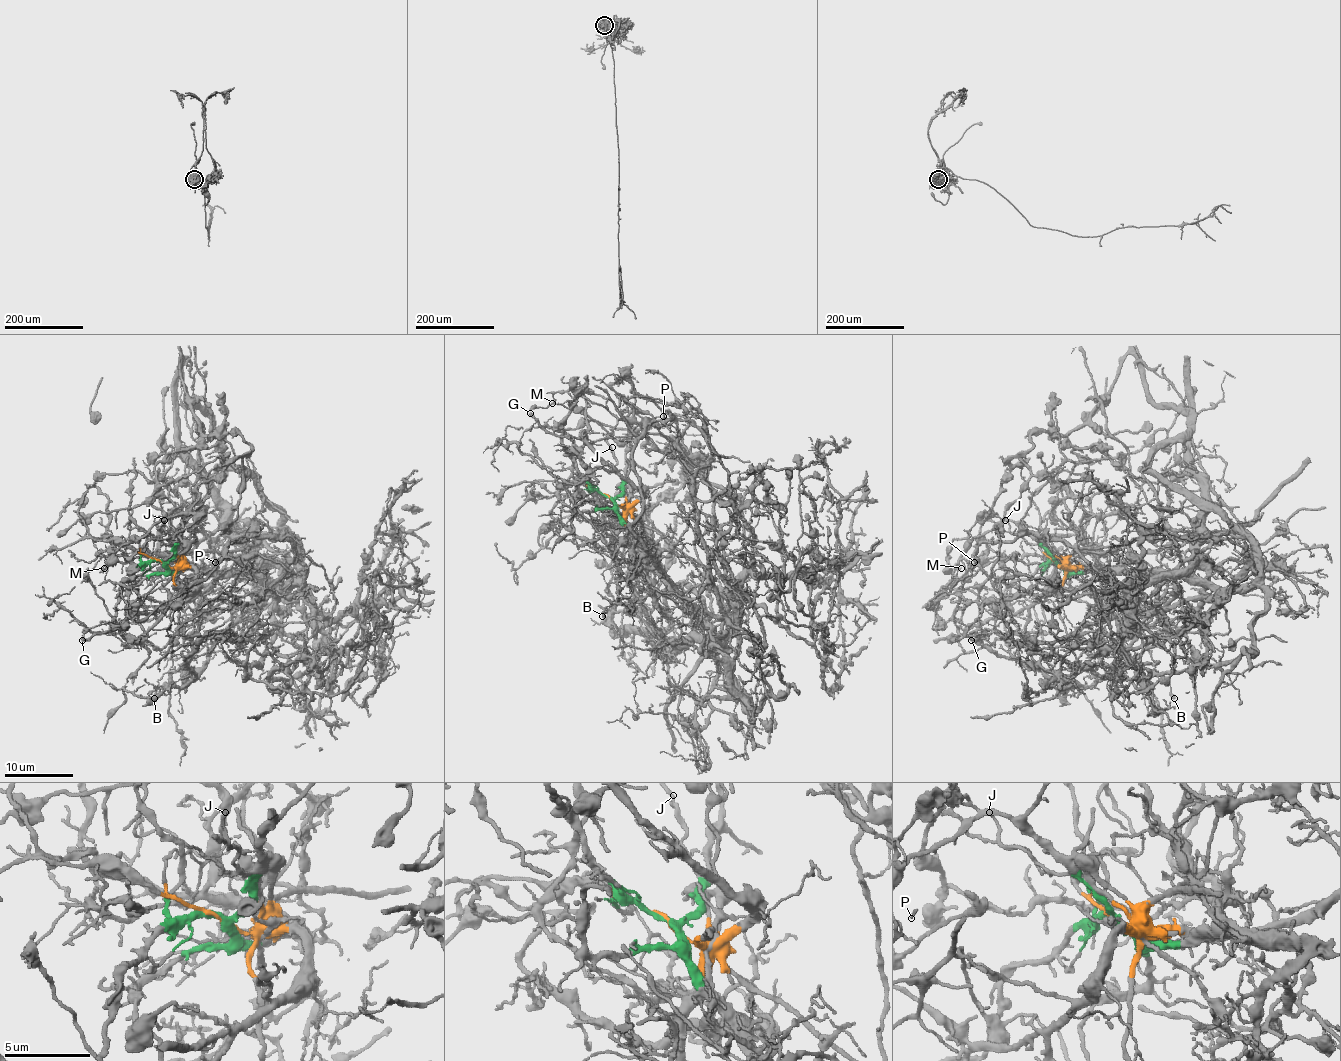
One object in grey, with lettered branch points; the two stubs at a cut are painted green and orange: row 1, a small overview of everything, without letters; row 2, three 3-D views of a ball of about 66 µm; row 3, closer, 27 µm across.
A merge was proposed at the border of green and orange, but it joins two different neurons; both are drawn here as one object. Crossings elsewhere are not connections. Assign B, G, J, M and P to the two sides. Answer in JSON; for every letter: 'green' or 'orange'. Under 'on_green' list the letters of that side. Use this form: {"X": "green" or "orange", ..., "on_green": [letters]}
{"B": "green", "G": "orange", "J": "green", "M": "orange", "P": "orange", "on_green": ["B", "J"]}

